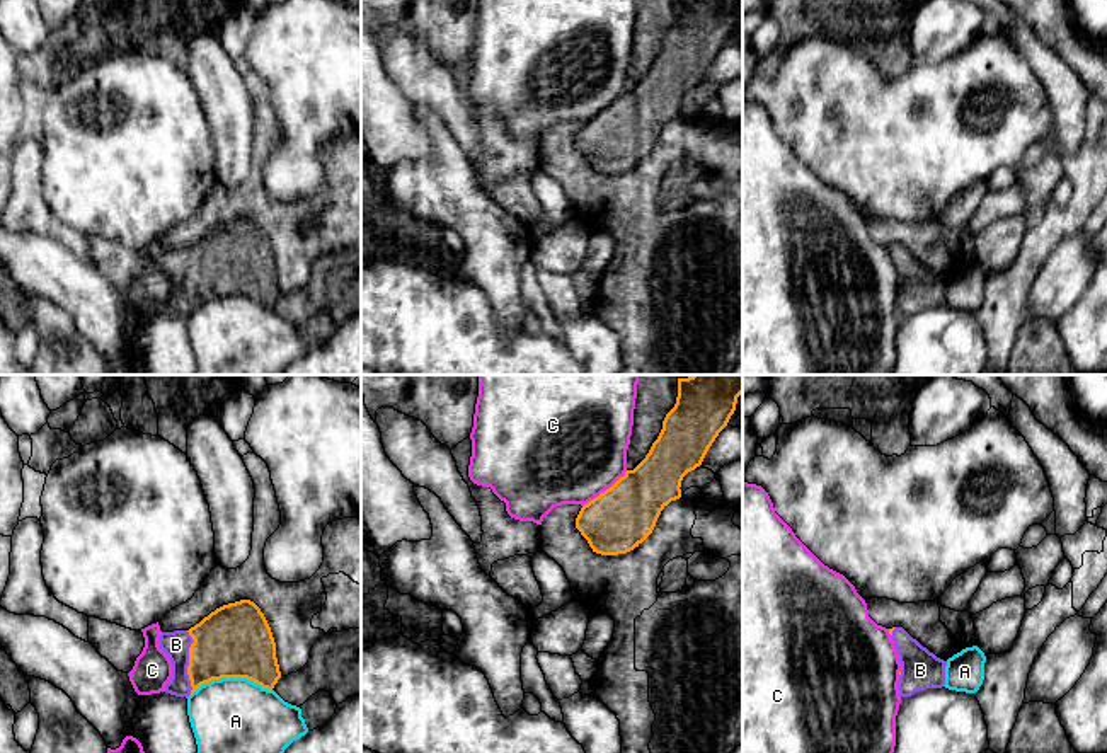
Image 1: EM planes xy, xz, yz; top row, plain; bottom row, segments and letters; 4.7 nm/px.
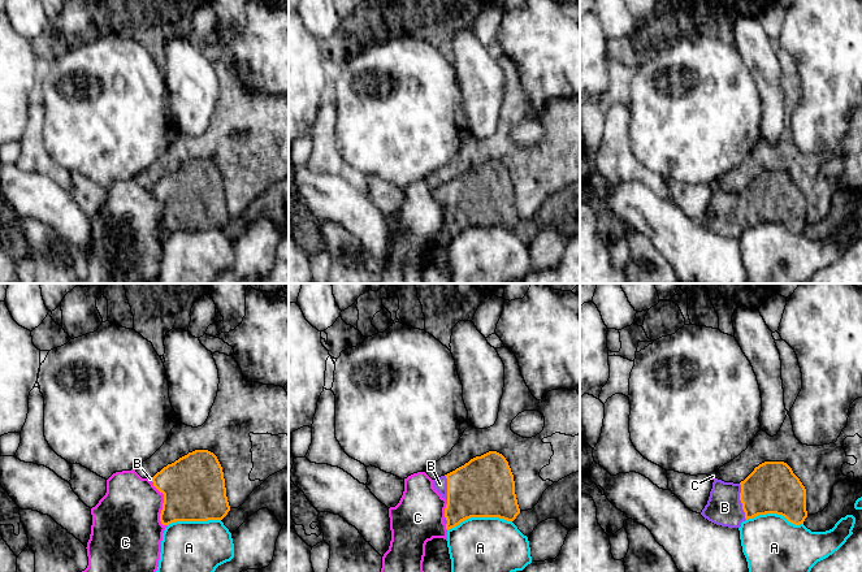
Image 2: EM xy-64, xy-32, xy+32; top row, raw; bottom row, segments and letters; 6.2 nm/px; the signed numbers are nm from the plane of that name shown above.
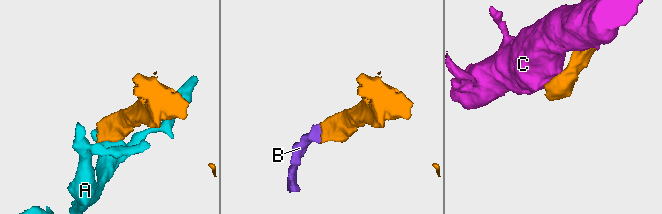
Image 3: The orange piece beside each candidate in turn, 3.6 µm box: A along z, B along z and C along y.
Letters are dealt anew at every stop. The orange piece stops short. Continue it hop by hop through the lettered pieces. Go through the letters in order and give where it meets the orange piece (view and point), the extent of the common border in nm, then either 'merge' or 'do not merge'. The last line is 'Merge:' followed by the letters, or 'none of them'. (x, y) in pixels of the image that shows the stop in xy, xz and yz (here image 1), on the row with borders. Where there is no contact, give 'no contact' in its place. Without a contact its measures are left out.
A: contact xy (230, 677); length 380 nm; do not merge
B: contact xy (189, 661); length 300 nm; merge
C: contact xz (607, 489); length 280 nm; do not merge
Merge: B

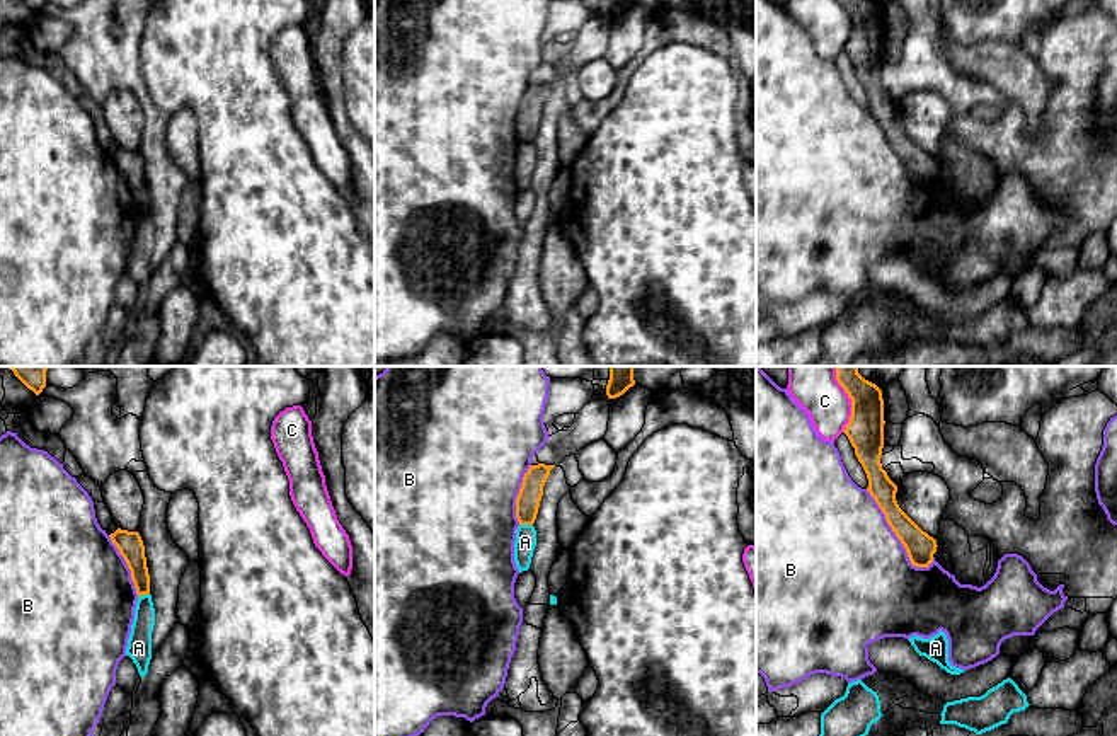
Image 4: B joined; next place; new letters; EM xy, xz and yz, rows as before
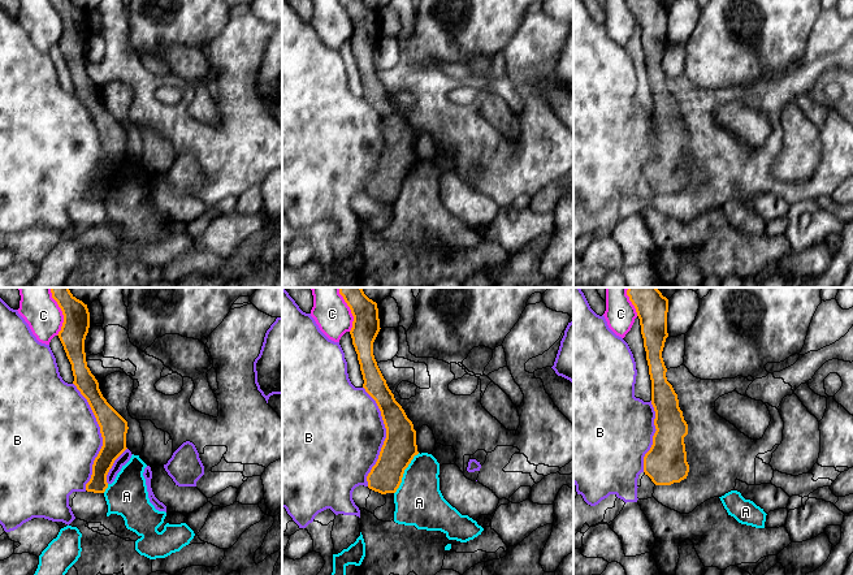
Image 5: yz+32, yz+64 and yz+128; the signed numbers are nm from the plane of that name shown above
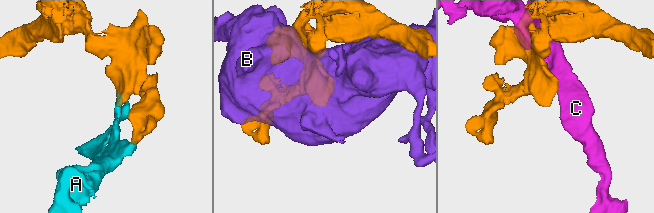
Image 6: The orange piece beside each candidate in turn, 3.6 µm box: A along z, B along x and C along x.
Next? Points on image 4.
A: contact xz (526, 523); length 60 nm; do not merge
B: contact yz (894, 532); length 480 nm; do not merge
C: contact yz (850, 397); length 320 nm; do not merge
Merge: none of them

